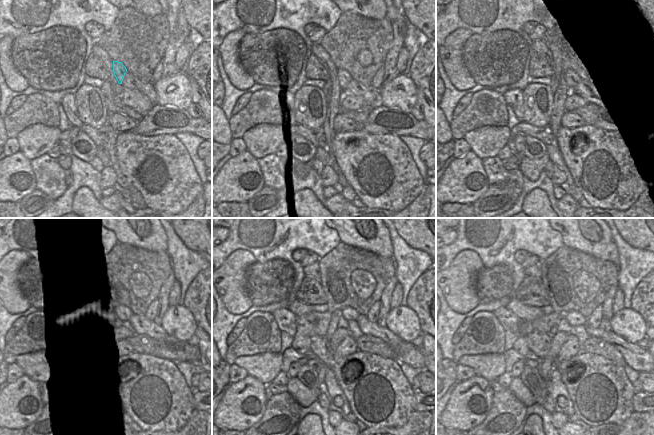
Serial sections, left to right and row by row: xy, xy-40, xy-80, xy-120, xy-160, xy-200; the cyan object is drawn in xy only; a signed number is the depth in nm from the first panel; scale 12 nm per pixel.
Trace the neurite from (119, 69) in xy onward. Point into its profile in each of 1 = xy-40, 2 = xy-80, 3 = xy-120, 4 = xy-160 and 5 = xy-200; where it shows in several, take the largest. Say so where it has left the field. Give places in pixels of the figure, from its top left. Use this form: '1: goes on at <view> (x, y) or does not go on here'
1: goes on at xy-40 (344, 77)
2: goes on at xy-80 (571, 79)
3: goes on at xy-120 (124, 311)
4: goes on at xy-160 (348, 313)
5: goes on at xy-200 (574, 318)

